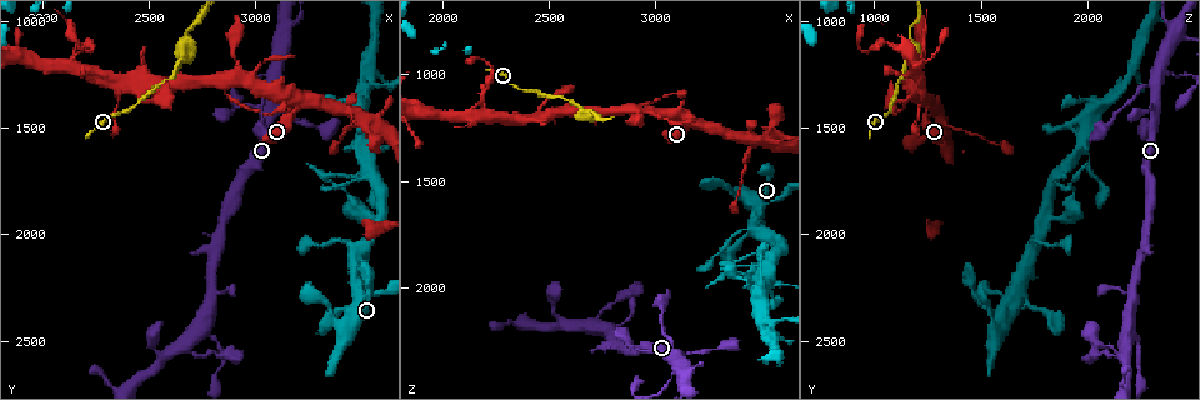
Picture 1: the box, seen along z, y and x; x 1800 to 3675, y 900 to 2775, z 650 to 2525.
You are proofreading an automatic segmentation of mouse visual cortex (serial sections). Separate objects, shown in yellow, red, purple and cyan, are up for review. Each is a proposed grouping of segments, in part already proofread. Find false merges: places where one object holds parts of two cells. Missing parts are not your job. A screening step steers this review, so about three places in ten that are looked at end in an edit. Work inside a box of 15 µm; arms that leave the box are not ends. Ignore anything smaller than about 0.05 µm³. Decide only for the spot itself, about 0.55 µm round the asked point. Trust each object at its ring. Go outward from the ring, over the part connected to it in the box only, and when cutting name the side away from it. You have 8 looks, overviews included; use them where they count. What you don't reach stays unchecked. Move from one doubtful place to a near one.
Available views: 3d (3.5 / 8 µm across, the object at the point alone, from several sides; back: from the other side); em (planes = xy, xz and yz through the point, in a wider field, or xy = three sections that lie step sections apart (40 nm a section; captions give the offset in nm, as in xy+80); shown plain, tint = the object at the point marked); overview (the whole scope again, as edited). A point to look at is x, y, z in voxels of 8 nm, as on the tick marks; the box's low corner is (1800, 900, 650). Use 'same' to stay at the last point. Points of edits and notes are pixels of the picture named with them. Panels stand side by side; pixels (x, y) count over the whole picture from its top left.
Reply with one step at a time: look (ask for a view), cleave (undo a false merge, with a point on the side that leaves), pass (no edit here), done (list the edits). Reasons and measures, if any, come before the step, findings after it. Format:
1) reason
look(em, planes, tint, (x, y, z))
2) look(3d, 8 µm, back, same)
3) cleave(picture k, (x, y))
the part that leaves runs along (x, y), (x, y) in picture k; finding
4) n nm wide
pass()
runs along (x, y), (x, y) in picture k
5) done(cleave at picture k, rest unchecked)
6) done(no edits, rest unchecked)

thick turns thin
look(em, xy, step 5, tint, (3060, 1260, 2430))

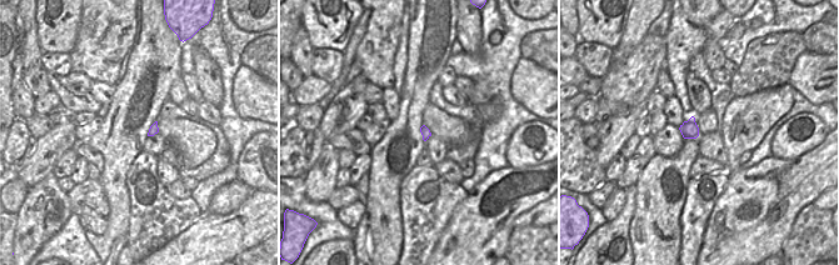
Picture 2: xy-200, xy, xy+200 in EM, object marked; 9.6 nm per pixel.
see where the arms go
look(3d, 3.5 µm, same)

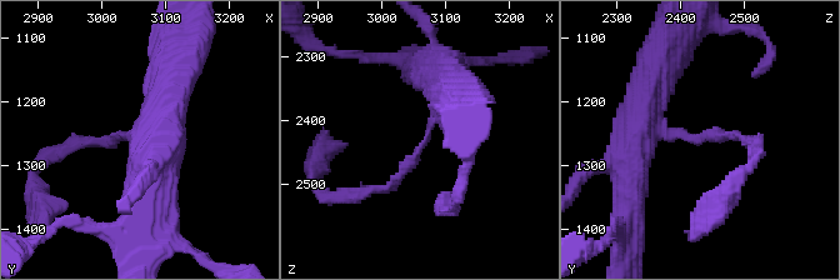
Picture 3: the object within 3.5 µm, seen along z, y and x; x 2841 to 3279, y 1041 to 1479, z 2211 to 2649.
arms of 100, 600 nm
pass()
runs along (630, 156), (640, 130), (749, 141) in picture 3; continuous, no second cell

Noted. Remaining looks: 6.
look(3d, 3.5 µm, (3200, 1370, 1250))

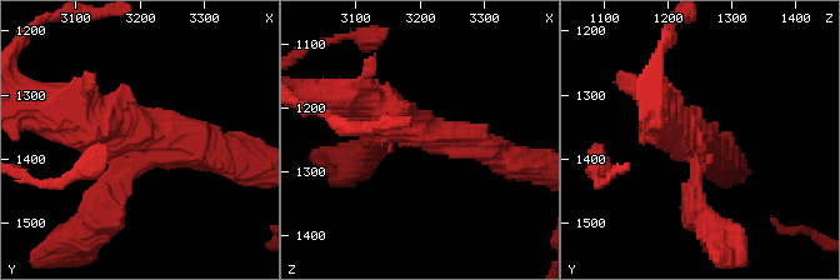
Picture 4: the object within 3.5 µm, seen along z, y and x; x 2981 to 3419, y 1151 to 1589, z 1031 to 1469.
look(em, xy, step 3, tint, (3195, 1375, 1240))

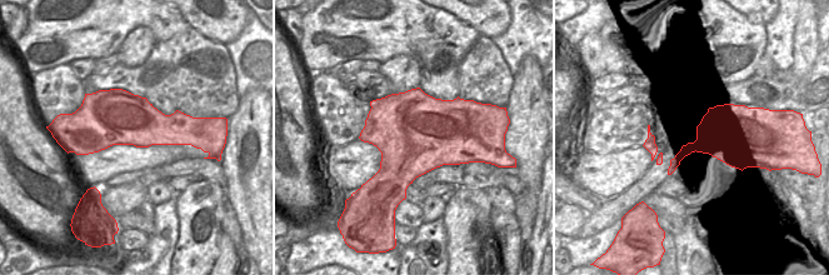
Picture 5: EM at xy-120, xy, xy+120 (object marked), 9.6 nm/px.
another direction
look(em, planes, tint, same)

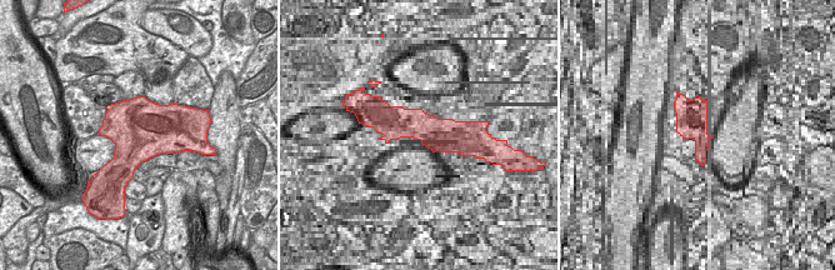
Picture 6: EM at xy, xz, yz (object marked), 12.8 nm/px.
3 arms; arms of 300, 450, 450 nm
pass()
runs along (701, 216), (695, 144), (656, 114) in picture 4; all the same cell

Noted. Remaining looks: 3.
abrupt turn
look(3d, 3.5 µm, back, (2140, 1220, 1210))

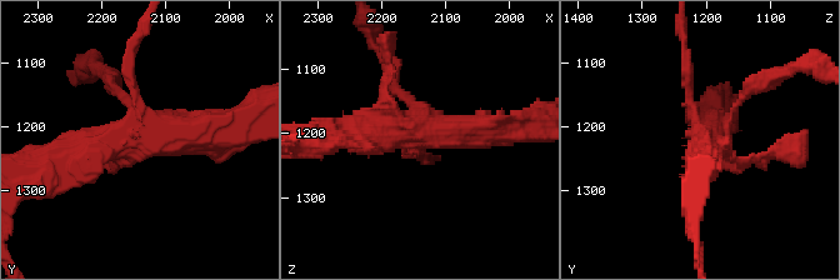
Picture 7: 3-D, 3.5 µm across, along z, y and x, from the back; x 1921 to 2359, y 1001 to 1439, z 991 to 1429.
look(em, xy, step 5, tint, (2130, 1220, 1195))

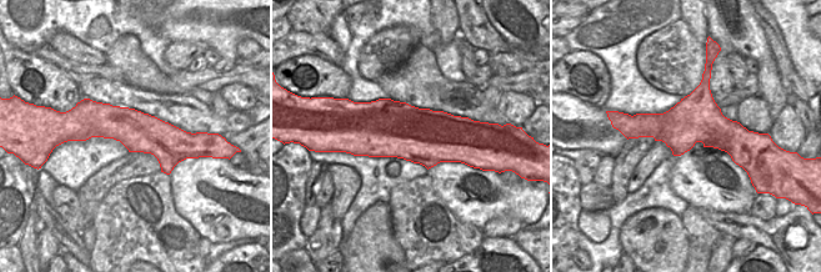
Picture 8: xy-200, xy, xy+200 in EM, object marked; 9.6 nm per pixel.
550 nm wide
pass()
runs along (60, 155), (125, 136), (229, 129) in picture 7; one cell here

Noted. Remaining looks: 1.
done(no edits, rest unchecked)

